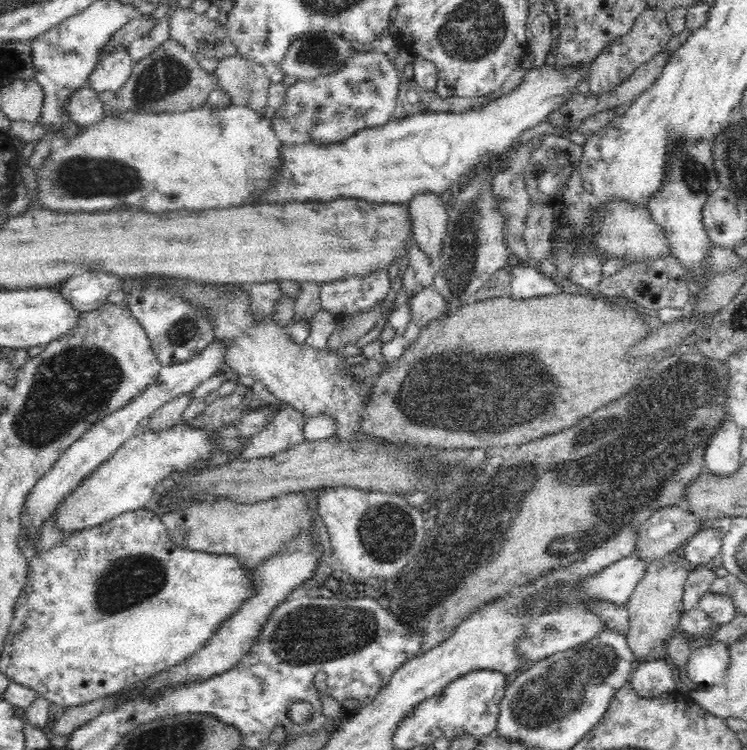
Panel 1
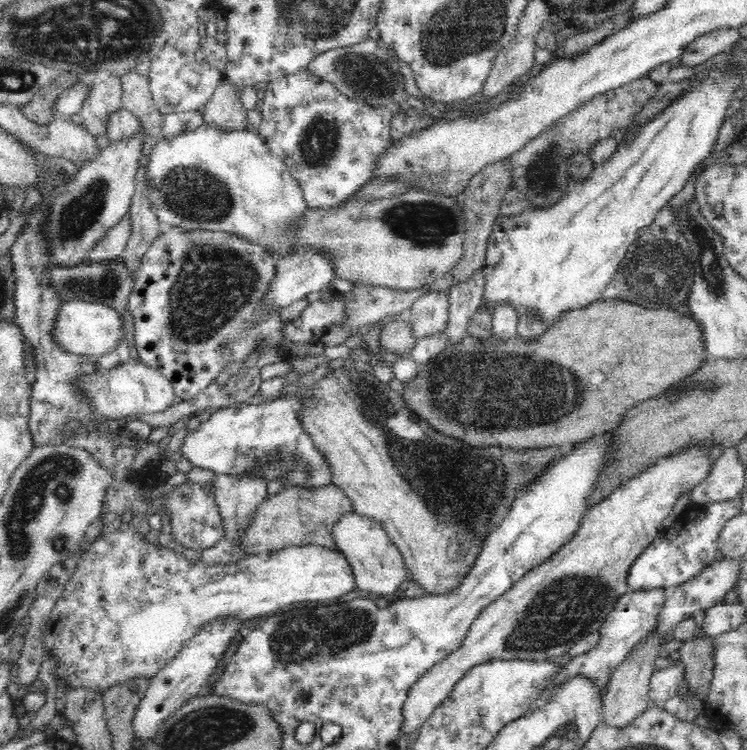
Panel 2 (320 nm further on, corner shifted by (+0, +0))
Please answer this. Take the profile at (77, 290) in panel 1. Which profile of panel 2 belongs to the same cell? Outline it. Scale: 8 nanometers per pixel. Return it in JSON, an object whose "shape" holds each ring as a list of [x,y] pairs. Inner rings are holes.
{"shape":[[[126,214],[114,228],[106,233],[104,239],[96,243],[92,252],[84,260],[92,262],[92,265],[114,262],[125,252],[130,235],[131,224]]]}

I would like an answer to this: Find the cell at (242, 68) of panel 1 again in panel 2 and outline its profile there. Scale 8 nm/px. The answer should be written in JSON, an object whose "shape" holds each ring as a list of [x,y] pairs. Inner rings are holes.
{"shape":[[[224,76],[202,108],[203,124],[216,125],[224,130],[248,128],[248,109],[244,107],[240,94],[236,84]]]}

